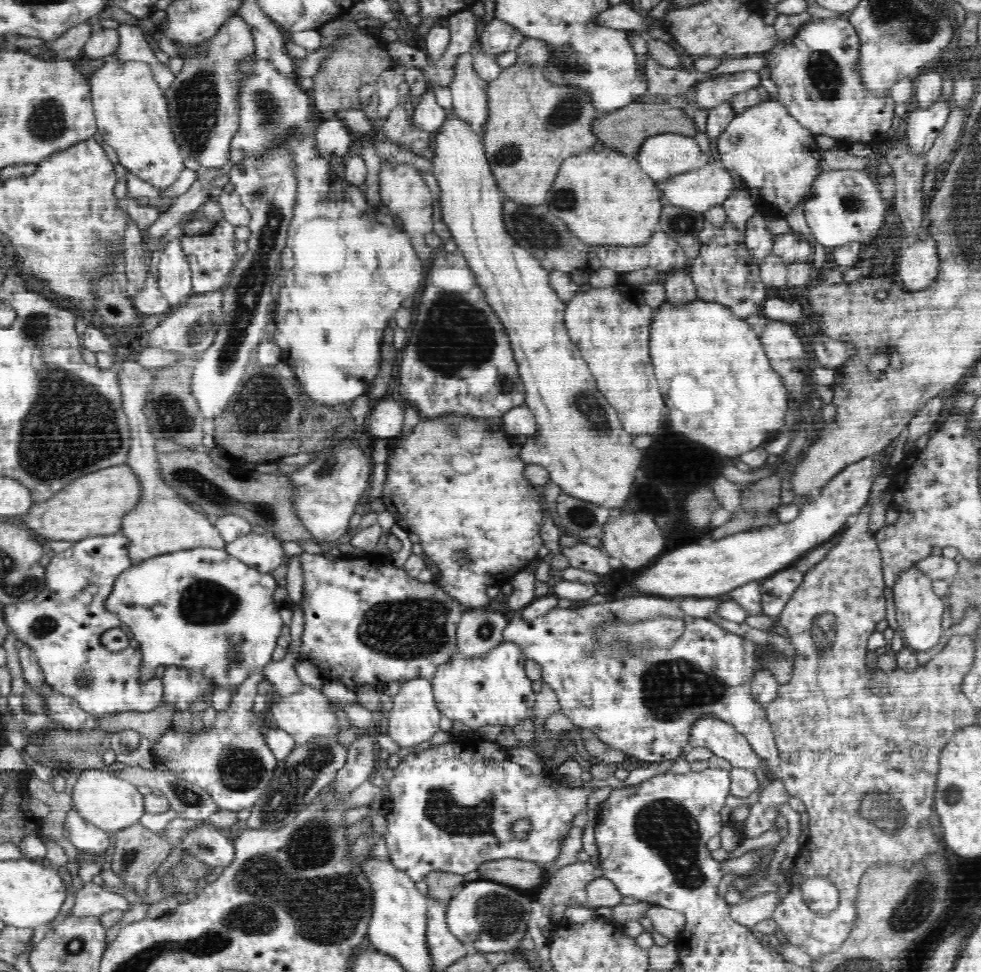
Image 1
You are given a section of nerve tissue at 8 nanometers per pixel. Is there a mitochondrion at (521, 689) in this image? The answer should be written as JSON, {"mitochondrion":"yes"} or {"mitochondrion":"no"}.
{"mitochondrion":"no"}

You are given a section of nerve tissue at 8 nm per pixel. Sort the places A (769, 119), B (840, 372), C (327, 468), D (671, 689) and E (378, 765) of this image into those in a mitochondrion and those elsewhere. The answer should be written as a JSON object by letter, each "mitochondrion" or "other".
{"A":"other","B":"other","C":"mitochondrion","D":"mitochondrion","E":"other"}

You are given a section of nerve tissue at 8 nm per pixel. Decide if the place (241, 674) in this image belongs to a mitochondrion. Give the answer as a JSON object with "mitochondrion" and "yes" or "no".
{"mitochondrion":"no"}

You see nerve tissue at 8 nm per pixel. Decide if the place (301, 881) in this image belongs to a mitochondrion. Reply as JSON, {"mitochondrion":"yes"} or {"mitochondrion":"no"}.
{"mitochondrion":"yes"}

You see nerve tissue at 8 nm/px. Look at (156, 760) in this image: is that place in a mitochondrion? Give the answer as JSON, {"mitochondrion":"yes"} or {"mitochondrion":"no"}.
{"mitochondrion":"no"}

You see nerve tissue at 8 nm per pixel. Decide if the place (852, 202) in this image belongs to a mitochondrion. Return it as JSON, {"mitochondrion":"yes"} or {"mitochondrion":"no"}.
{"mitochondrion":"yes"}

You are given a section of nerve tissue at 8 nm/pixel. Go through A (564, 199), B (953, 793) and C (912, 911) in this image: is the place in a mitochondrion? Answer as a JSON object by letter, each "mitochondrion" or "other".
{"A":"mitochondrion","B":"mitochondrion","C":"mitochondrion"}

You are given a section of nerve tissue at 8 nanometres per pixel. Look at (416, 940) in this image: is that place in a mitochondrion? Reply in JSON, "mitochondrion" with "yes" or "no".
{"mitochondrion":"no"}

